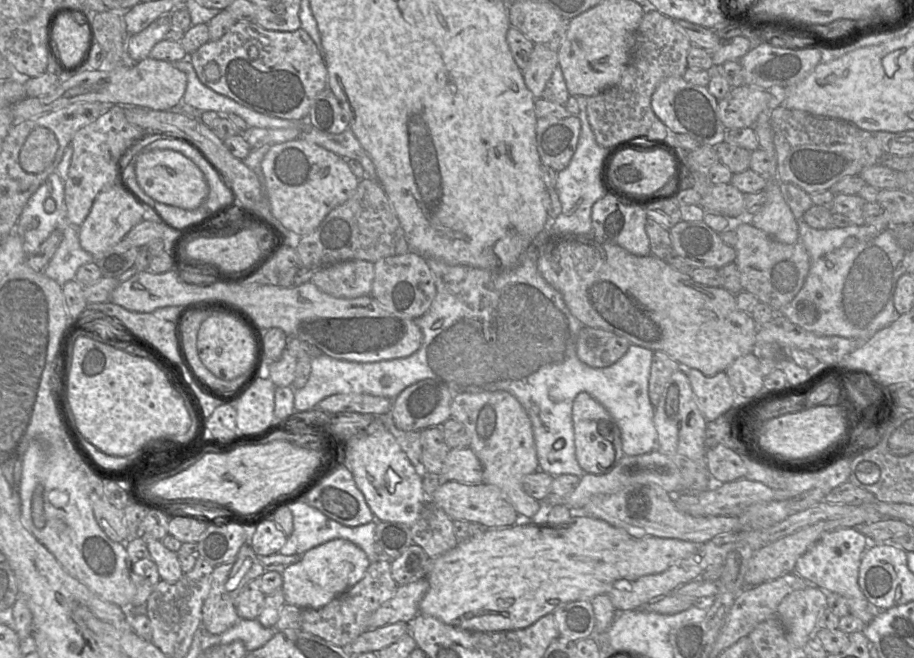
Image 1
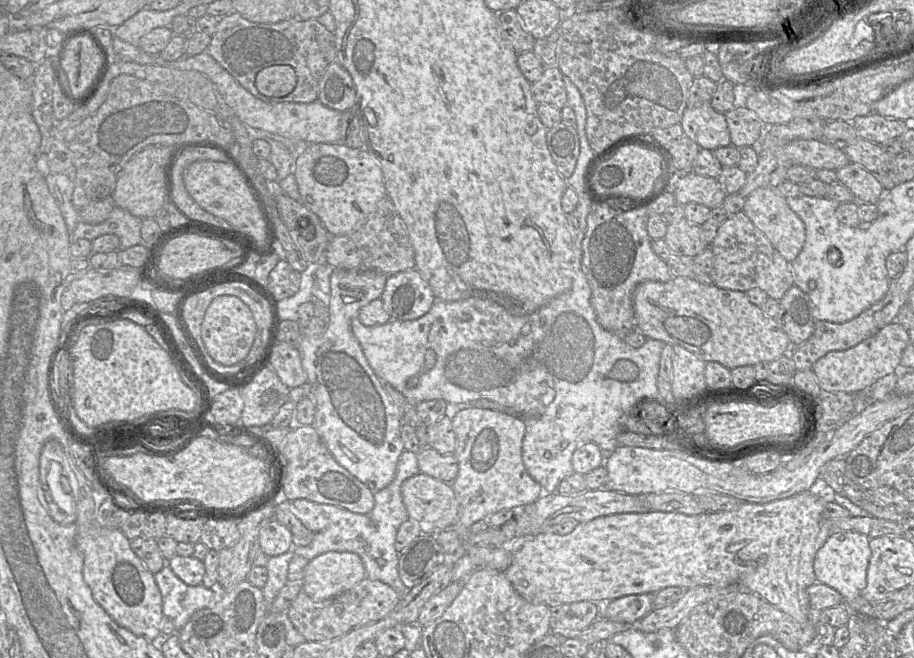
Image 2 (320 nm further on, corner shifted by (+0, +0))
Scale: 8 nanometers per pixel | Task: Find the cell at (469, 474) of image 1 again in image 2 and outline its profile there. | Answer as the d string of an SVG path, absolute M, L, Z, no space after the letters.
M431 447L417 453L419 471L451 484L458 475L458 462L453 454L441 454Z

